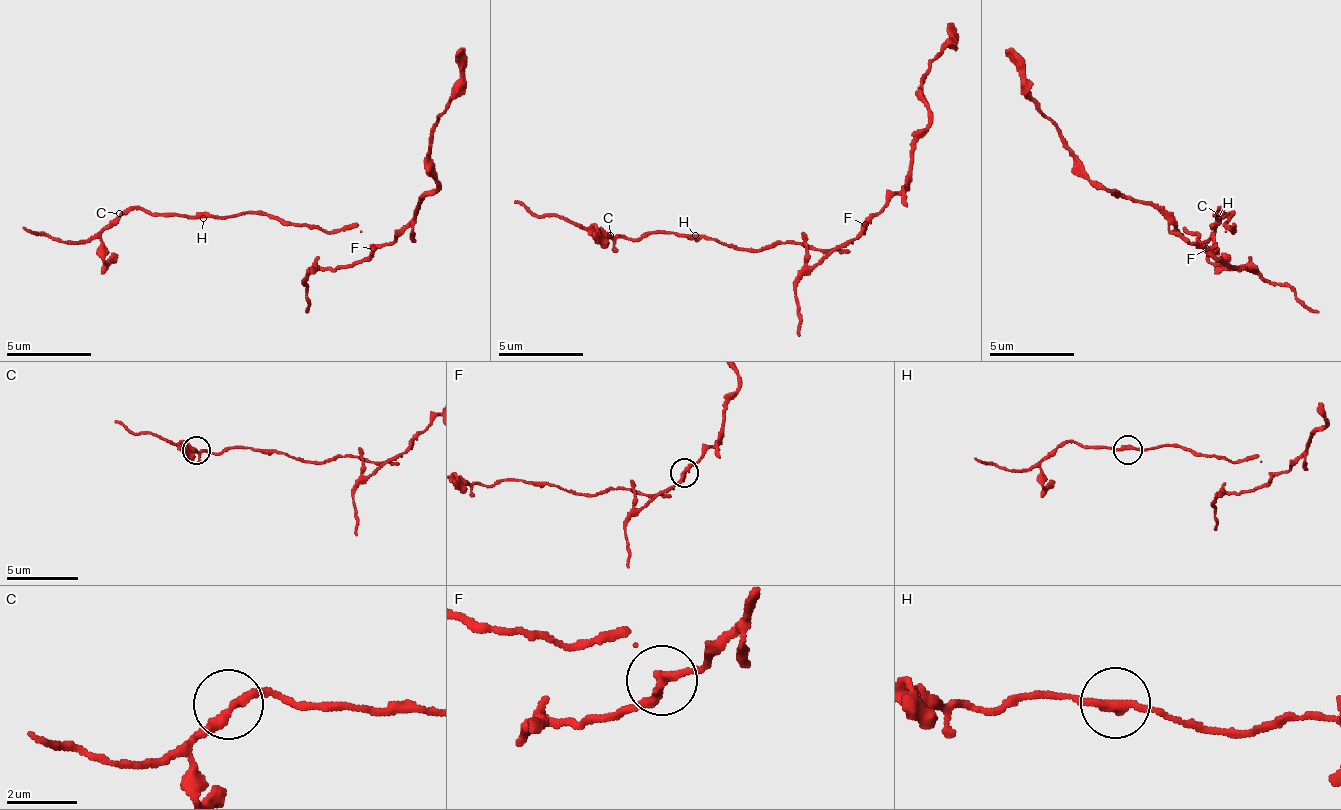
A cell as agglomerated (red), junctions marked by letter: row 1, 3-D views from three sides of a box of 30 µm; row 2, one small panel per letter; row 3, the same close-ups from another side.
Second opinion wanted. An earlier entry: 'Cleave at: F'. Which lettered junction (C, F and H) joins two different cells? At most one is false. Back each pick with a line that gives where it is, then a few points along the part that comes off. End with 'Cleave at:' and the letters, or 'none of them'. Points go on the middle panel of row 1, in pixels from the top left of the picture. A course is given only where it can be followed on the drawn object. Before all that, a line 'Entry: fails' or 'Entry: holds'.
Entry: holds
F: place (865, 224); course (864, 223), (902, 189), (927, 117), (923, 75), (953, 41), (948, 24)
Cleave at: F

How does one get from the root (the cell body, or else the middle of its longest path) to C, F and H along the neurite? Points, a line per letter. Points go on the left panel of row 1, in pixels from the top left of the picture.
C: (351, 226), (339, 230), (284, 226), (262, 213), (237, 213), (233, 218), (182, 218), (144, 209), (119, 213)
F: (351, 226), (360, 230), (372, 243), (372, 247)
H: (351, 226), (343, 226), (339, 230), (284, 226), (275, 218), (267, 218), (262, 213), (203, 218)

